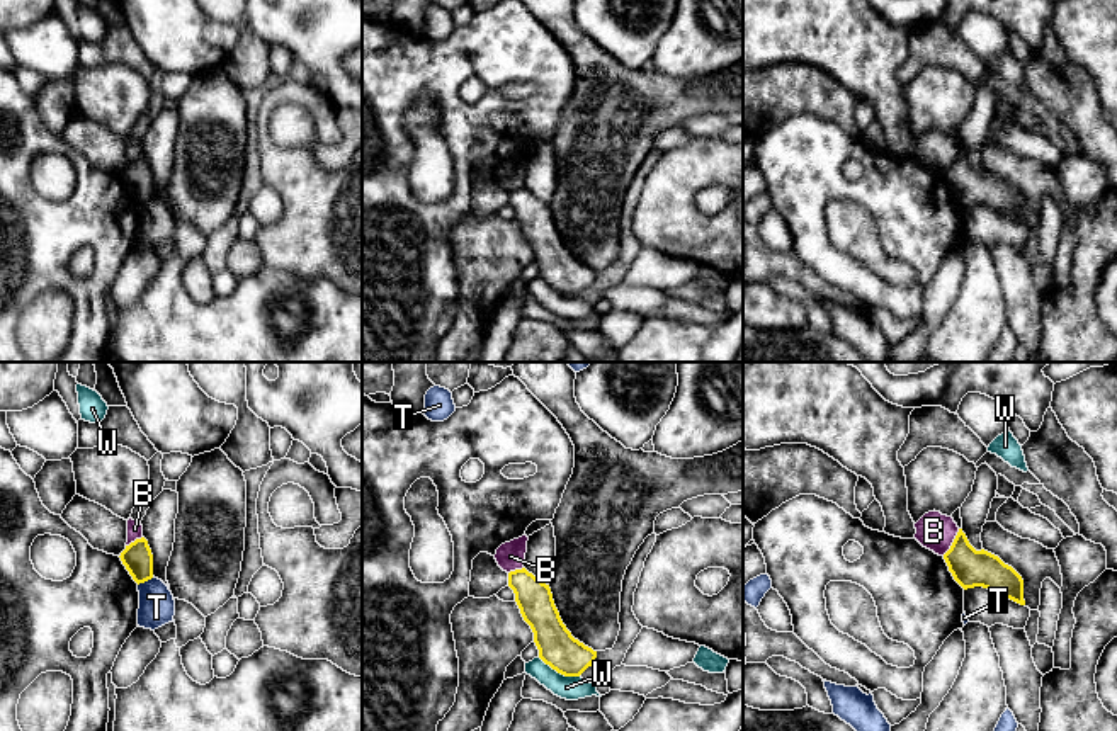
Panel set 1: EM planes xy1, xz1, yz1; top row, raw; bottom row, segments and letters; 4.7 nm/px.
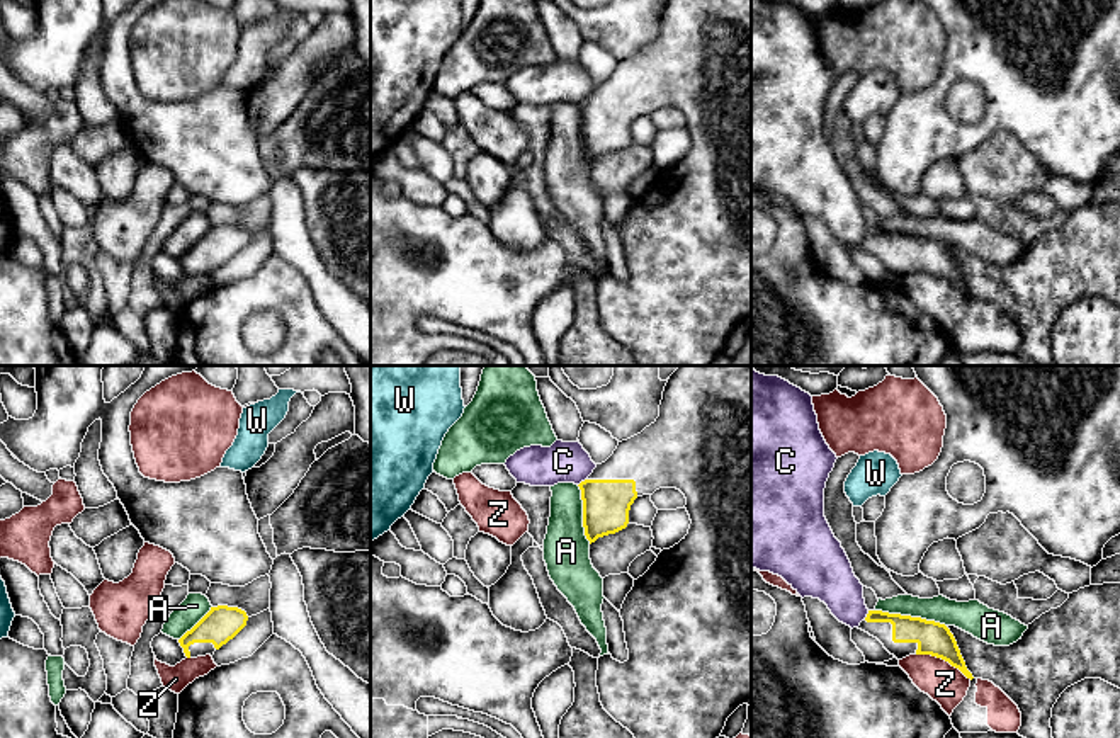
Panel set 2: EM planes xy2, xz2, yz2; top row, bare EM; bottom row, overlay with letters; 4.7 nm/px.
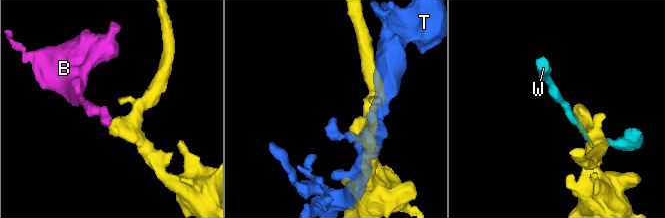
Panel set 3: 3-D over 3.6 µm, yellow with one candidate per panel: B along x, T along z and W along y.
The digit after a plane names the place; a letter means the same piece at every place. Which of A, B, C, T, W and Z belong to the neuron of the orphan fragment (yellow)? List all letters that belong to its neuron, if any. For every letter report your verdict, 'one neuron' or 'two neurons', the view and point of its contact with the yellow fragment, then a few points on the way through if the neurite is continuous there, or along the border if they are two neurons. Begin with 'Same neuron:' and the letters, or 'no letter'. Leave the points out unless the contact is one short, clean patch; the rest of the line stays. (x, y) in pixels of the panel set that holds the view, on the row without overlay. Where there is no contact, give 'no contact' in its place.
Same neuron: no letter
A: two neurons; meets yellow in yz2 at (910, 235)
B: two neurons; meets yellow in yz1 at (952, 162); border along yz1 (959, 148), (952, 164), (942, 174)
C: two neurons; meets yellow in xz2 at (582, 101)
T: two neurons; meets yellow in xy1 at (145, 199)
W: two neurons; meets yellow in xz1 at (558, 291); border along xz1 (538, 276), (558, 291), (578, 296)
Z: two neurons; meets yellow in yz2 at (944, 278)

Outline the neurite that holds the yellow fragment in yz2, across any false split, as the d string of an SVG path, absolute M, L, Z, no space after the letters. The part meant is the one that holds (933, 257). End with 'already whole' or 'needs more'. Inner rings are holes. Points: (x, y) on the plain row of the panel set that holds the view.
M868 230L858 248L877 257L897 279L909 274L931 274L948 281L967 298L974 298L965 286L953 253L945 243L921 236Z; needs more

